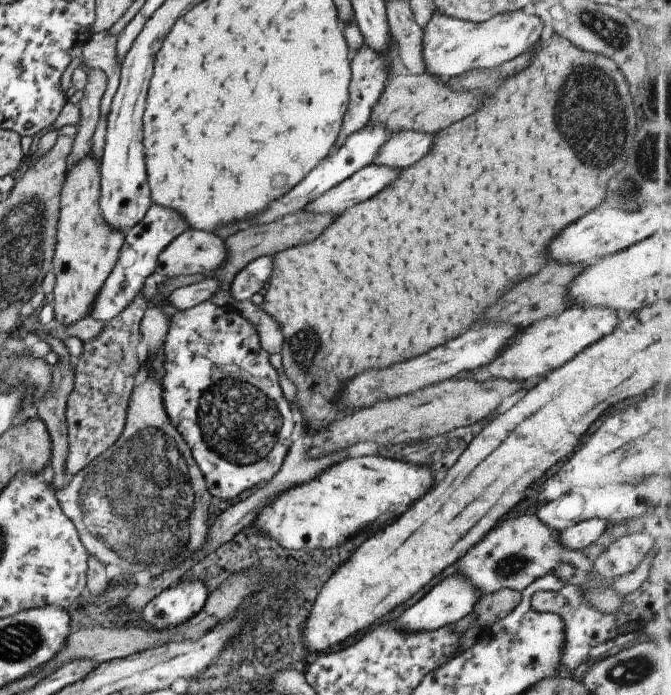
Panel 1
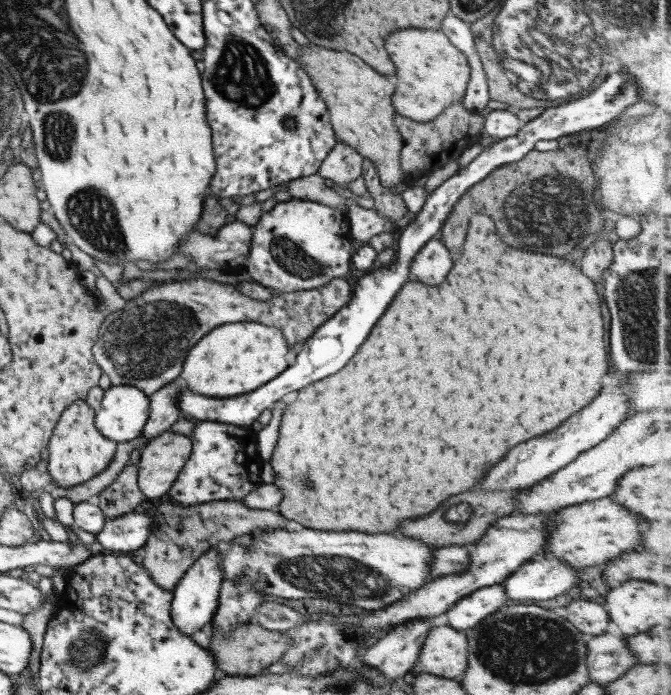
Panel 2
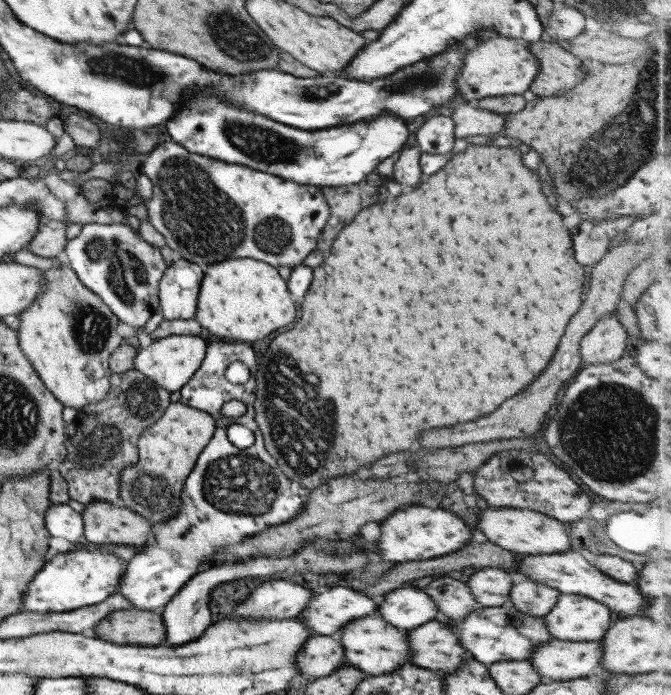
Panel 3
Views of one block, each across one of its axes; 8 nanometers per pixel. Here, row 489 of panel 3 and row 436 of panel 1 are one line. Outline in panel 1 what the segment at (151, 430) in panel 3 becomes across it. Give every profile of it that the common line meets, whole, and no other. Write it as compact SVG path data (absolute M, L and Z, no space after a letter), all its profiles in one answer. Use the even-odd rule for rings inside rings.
M162 306L146 308L144 317L139 325L141 340L148 347L145 369L148 378L144 384L133 388L132 400L127 409L127 420L122 435L101 456L78 472L68 482L67 486L58 489L53 486L54 469L48 464L40 473L40 478L46 485L54 488L58 505L62 513L74 524L79 540L86 553L105 565L108 581L123 573L134 574L148 570L152 576L158 577L166 570L174 570L182 562L190 559L194 552L203 550L208 541L210 505L212 496L206 488L204 476L196 466L190 448L186 446L182 434L178 432L170 418L166 416L166 408L162 399L163 385L161 378L164 374L162 344L165 344L172 317L164 312Z

